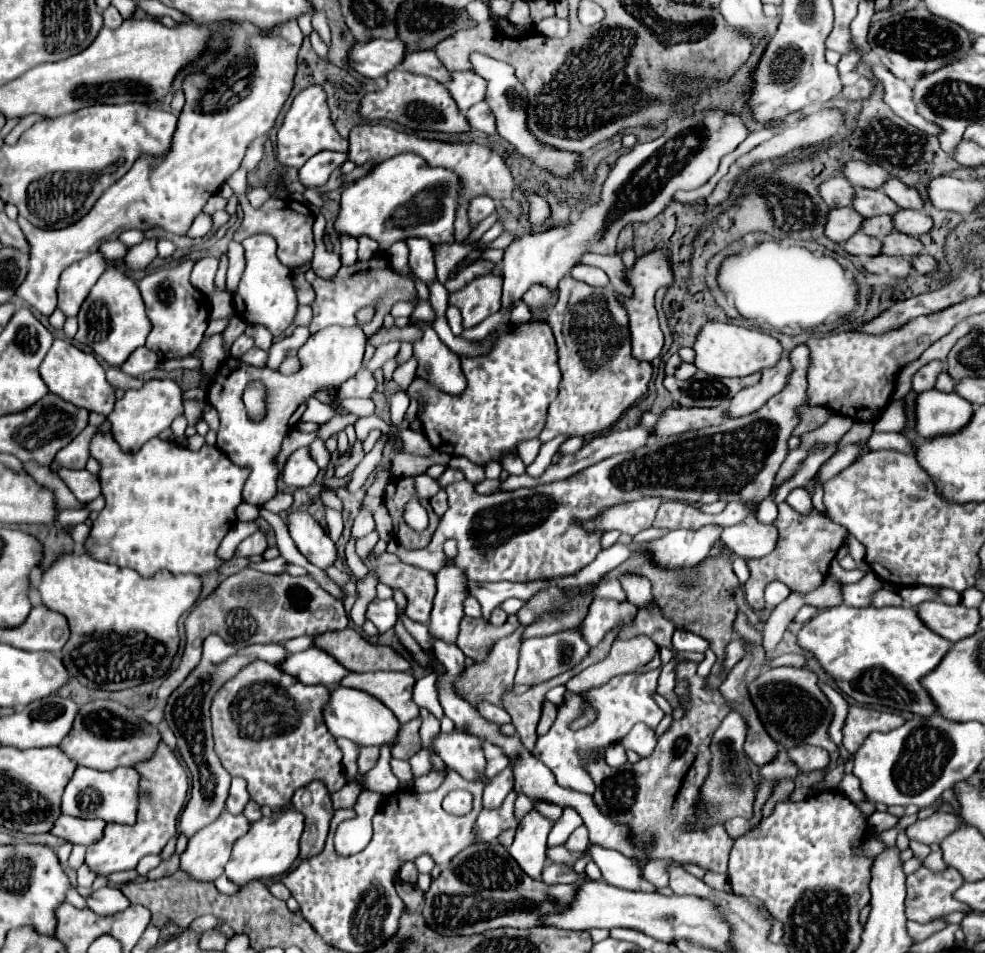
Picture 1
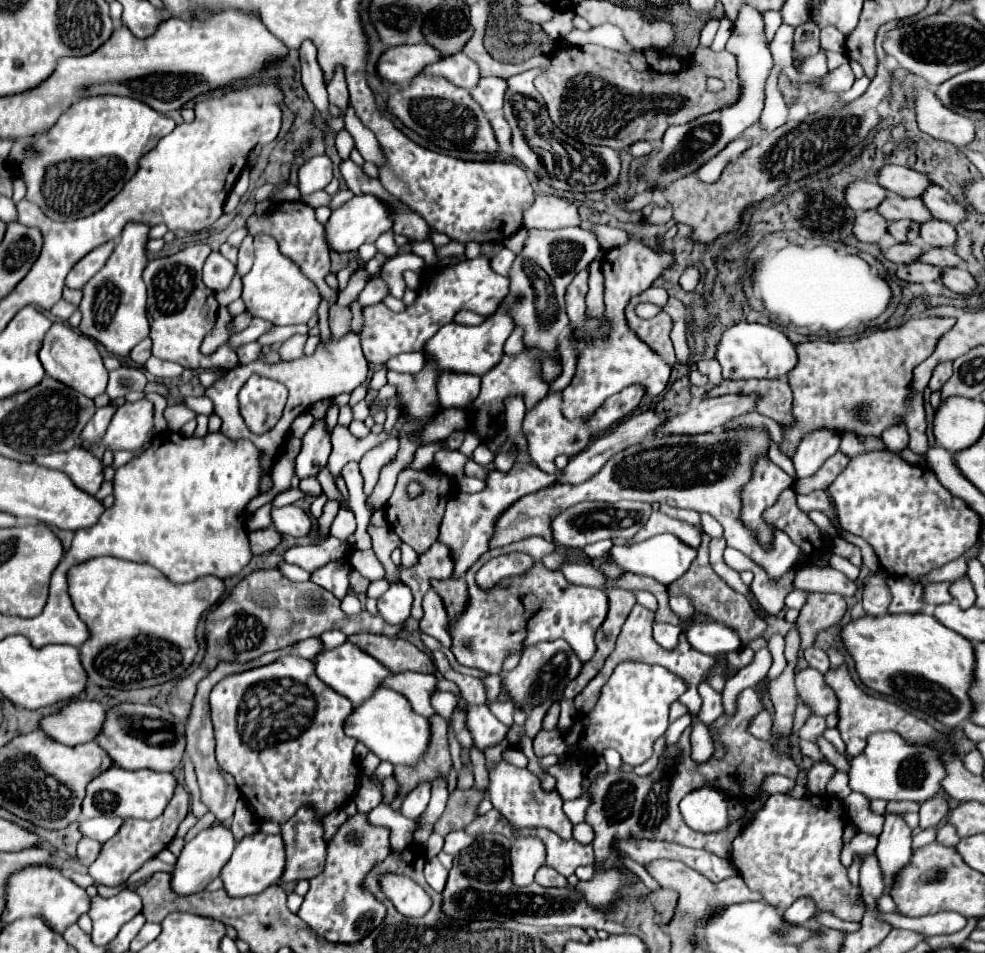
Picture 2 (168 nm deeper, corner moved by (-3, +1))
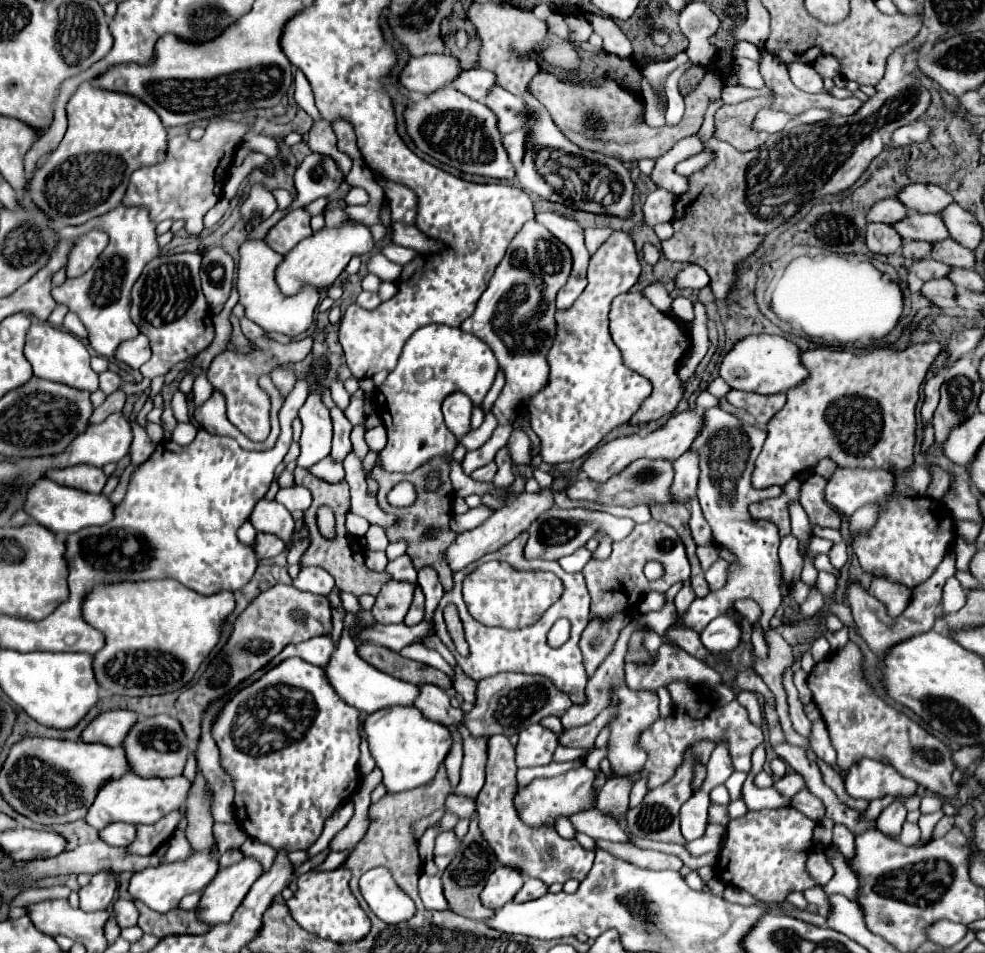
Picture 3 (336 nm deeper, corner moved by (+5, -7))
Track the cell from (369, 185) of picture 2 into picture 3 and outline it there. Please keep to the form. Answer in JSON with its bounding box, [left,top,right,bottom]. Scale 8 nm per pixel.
[307,119,351,173]

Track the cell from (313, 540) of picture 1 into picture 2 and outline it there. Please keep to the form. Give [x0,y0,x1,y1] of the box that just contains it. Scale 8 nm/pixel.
[271,505,313,537]

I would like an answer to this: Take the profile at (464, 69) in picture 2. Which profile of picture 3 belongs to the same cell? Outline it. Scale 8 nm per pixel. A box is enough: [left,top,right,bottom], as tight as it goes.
[453,67,497,101]

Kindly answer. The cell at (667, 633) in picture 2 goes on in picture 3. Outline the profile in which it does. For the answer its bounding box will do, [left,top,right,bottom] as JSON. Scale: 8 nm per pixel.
[643,631,663,653]

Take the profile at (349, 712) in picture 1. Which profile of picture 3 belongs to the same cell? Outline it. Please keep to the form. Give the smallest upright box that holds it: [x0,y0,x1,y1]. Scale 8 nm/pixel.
[363,707,453,793]

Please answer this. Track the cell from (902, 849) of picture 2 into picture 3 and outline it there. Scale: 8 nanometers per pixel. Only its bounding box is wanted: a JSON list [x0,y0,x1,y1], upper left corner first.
[877,799,907,835]

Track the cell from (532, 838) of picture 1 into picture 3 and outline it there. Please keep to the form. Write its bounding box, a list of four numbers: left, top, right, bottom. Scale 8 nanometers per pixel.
[481,867,523,909]

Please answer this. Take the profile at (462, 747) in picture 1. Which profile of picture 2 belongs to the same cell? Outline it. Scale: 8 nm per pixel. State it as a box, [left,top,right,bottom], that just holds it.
[487,761,573,839]

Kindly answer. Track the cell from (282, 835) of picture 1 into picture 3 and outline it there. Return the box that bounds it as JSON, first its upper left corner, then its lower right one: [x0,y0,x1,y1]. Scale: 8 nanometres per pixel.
[197,857,261,927]

